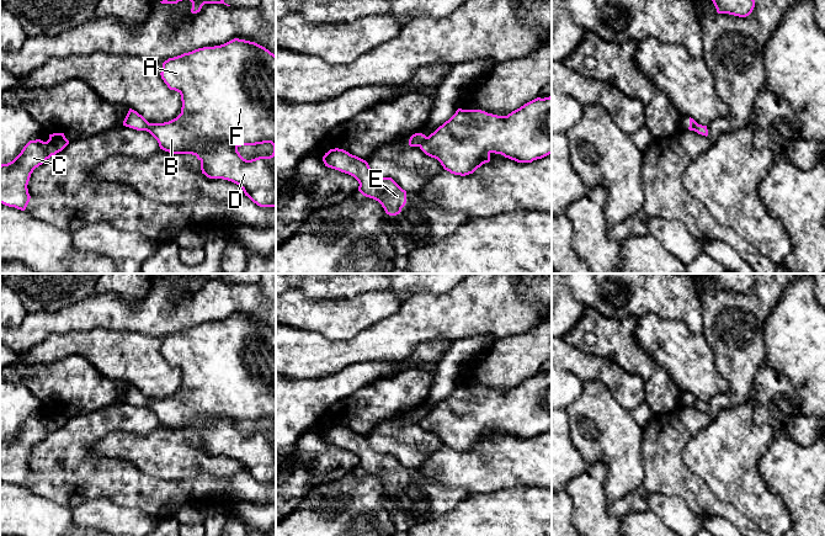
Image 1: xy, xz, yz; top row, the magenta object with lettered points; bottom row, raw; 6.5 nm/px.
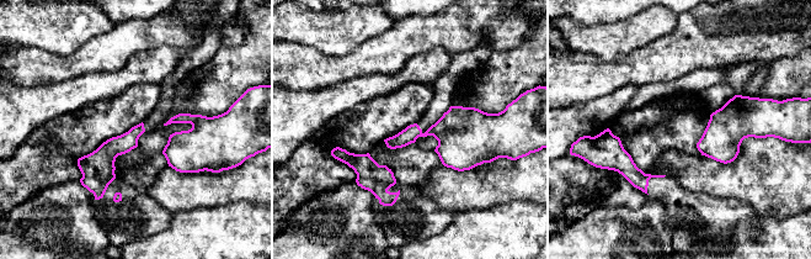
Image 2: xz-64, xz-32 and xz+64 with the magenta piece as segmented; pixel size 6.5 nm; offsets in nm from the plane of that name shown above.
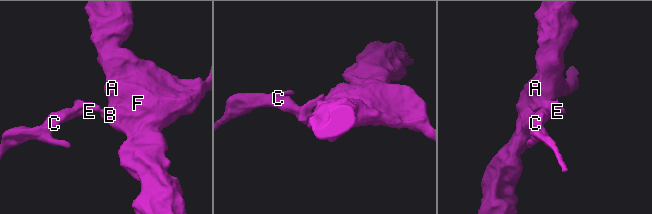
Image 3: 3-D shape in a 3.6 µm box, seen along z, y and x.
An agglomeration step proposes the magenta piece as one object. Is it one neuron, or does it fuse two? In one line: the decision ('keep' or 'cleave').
cleave

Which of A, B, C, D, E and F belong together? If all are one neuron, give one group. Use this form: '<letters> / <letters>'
A B D F / C E

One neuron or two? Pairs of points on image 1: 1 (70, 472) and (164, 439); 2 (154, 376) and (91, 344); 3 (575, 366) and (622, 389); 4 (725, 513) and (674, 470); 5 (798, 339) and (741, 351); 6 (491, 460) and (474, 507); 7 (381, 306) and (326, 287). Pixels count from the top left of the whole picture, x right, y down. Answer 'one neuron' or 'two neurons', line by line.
1: two neurons
2: one neuron
3: one neuron
4: one neuron
5: two neurons
6: two neurons
7: two neurons

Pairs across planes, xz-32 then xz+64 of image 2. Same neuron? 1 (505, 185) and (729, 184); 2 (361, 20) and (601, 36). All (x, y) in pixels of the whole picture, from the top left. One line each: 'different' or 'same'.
1: same
2: same

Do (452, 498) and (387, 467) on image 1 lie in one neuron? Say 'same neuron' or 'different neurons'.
same neuron

